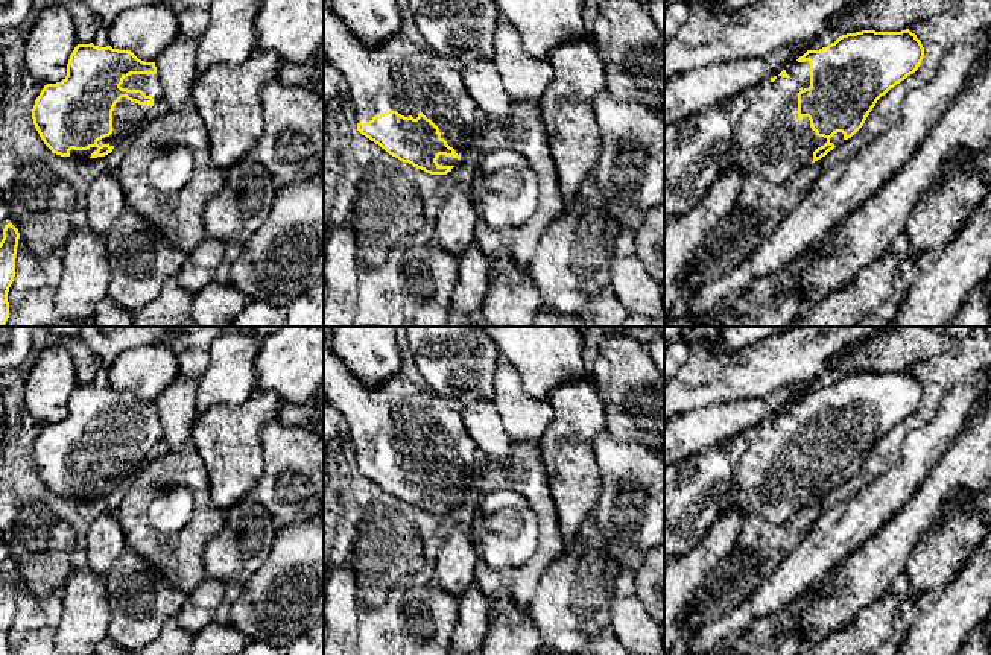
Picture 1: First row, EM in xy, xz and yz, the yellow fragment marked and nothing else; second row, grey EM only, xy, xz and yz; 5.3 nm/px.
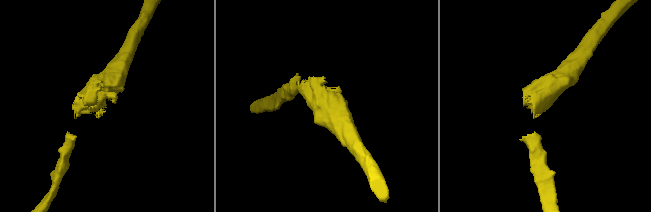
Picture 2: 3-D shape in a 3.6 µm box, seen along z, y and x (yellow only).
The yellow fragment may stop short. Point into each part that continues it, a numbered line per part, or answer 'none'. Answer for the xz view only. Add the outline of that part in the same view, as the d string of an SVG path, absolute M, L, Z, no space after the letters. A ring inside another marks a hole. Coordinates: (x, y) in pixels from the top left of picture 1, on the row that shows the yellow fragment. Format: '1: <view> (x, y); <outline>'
1: xz (398, 75); M325 0L324 56L345 81L356 123L386 111L416 119L421 111L461 157L439 155L439 166L456 166L468 149L477 152L477 105L451 58L420 47L403 32L368 50Z

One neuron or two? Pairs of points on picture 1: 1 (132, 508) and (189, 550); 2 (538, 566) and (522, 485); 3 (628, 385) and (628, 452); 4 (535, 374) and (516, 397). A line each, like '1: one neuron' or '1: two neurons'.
1: one neuron
2: one neuron
3: two neurons
4: two neurons

